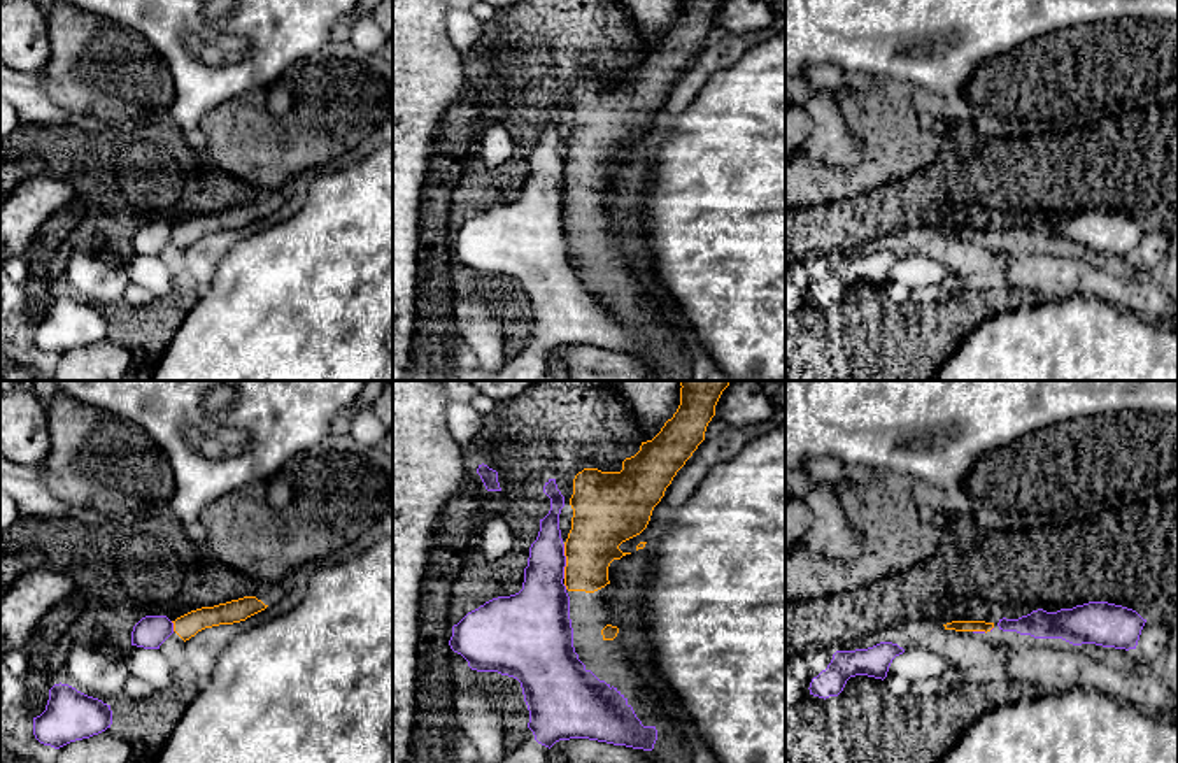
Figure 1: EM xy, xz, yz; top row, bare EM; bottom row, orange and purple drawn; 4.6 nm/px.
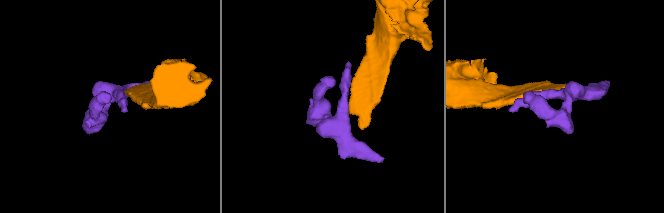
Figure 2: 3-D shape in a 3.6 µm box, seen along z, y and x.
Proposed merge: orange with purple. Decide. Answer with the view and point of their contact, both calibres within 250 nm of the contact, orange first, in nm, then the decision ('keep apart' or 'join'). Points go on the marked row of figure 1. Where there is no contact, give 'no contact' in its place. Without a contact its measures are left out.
contact xz (567, 562); calibres 280 and 260 nm; keep apart

